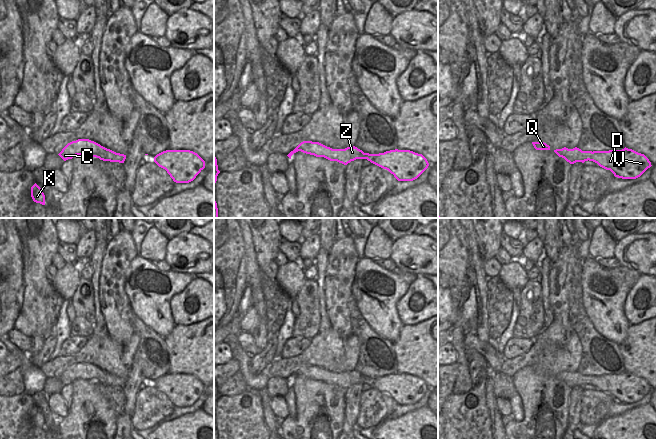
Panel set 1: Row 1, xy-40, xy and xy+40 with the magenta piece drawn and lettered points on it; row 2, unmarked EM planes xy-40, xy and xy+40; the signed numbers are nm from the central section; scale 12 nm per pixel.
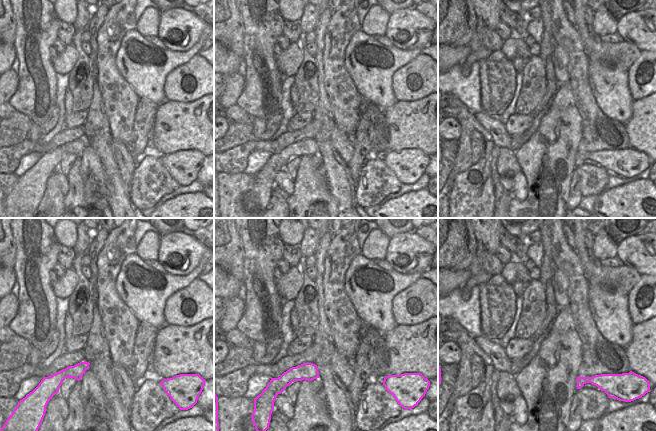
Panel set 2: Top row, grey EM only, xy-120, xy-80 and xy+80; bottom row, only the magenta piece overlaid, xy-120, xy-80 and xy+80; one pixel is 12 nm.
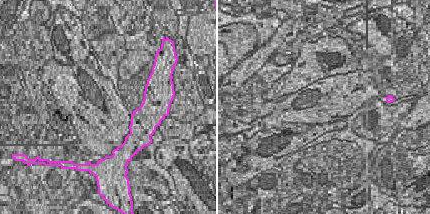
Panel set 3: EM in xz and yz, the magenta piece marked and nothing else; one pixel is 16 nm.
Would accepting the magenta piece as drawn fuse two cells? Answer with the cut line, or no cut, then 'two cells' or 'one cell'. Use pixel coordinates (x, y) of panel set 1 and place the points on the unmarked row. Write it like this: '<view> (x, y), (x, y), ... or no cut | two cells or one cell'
xy+40 (593, 376), (588, 383) | two cells

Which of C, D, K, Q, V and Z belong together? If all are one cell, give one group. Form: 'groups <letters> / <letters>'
groups C K Q Z / D V

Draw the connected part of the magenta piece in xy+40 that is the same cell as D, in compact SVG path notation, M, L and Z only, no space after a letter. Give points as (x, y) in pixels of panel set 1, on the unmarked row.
M626 371L622 374L593 375L589 385L610 394L615 401L622 403L636 403L652 390L644 378Z

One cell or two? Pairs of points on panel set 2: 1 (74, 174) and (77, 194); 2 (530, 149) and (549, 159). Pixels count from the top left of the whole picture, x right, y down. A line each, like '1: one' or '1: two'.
1: one
2: one

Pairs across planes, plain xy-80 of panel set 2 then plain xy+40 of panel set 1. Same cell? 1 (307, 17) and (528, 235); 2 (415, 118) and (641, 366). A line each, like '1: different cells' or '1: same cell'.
1: different cells
2: same cell

